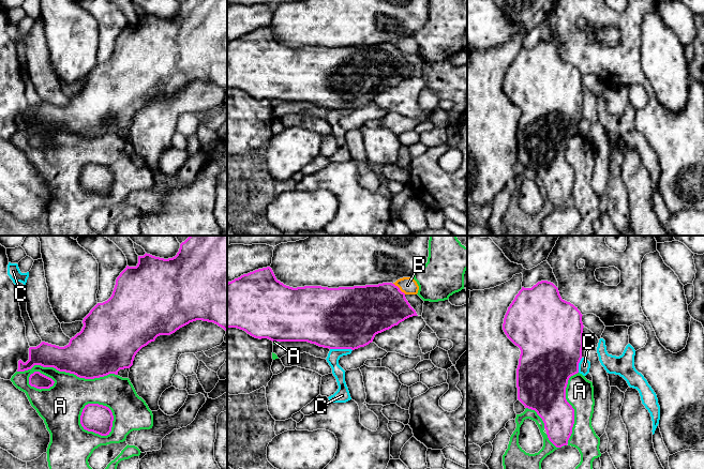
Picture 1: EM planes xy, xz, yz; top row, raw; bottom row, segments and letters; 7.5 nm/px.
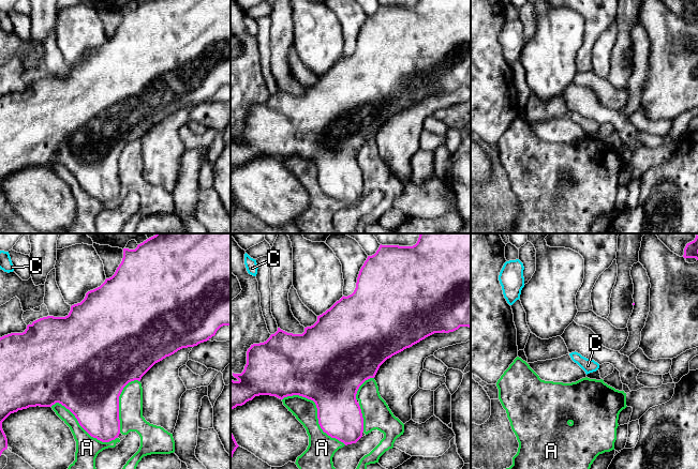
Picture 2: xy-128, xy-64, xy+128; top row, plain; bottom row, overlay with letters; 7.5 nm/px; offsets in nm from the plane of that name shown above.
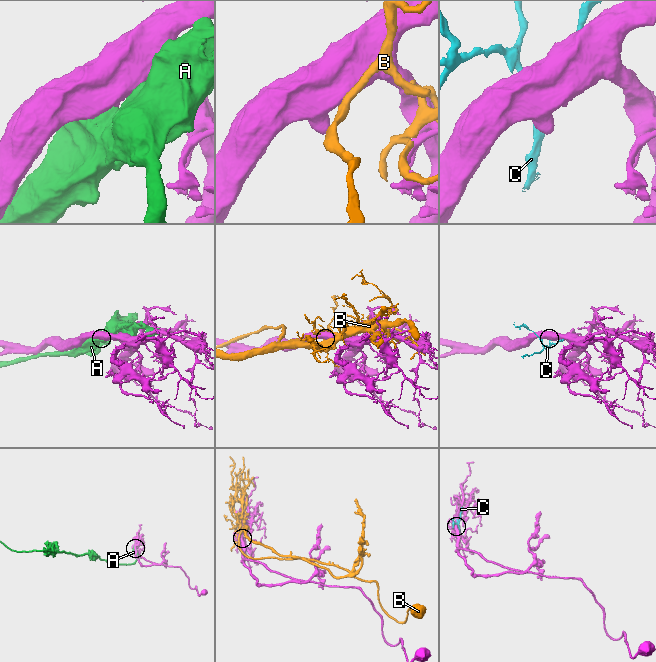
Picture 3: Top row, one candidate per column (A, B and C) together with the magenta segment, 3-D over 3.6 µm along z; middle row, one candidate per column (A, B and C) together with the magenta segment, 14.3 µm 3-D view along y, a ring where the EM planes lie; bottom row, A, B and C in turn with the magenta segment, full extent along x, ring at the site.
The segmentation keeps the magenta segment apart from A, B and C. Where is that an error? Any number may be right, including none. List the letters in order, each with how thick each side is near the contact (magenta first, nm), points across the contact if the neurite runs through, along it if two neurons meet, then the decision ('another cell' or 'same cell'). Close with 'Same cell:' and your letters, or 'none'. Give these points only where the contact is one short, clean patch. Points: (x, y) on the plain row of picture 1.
A: calibres 380 and 320 nm; another cell
B: calibres 360 and 130 nm; another cell
C: calibres 460 and 90 nm; border xz (330, 108), (349, 108), (352, 110); another cell
Same cell: none

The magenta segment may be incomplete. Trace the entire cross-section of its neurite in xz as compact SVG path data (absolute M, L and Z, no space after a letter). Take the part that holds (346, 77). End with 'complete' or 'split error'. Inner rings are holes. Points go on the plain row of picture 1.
M270 27L243 34L227 43L227 88L245 91L255 99L274 102L308 102L329 109L358 109L373 102L376 94L418 76L405 54L392 43L328 48L304 46L293 48L276 40Z | complete

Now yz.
M541 41L531 48L522 47L503 84L507 97L521 110L516 128L518 160L542 179L548 198L556 208L568 205L574 184L574 169L566 160L566 148L569 138L579 133L582 119L582 76L578 67L561 59L553 43Z | complete

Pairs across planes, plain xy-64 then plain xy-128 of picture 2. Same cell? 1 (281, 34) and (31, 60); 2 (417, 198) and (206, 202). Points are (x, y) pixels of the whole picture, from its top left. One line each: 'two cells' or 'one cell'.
1: two cells
2: one cell

